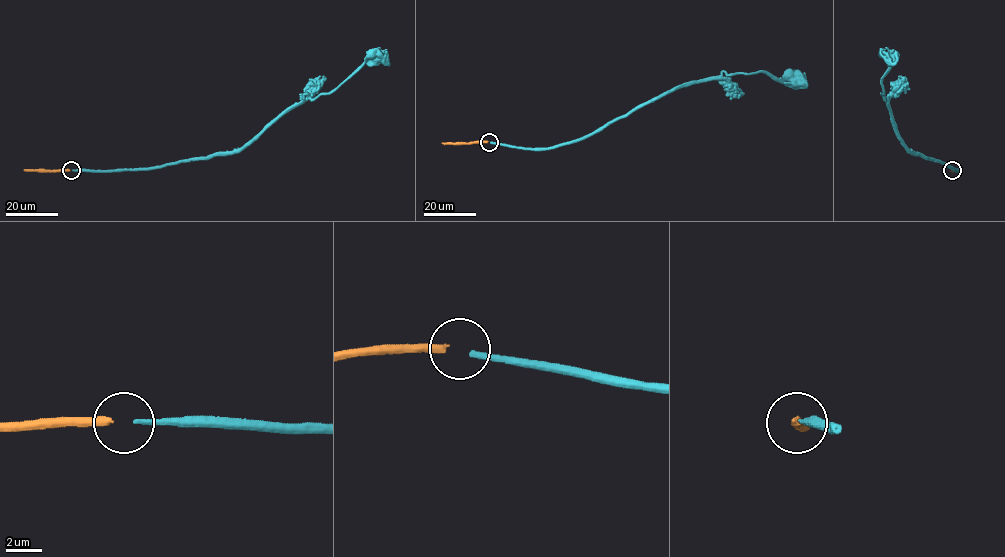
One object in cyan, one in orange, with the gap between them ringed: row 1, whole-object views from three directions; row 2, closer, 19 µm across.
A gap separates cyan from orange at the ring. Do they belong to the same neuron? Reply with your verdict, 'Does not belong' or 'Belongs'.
Belongs

